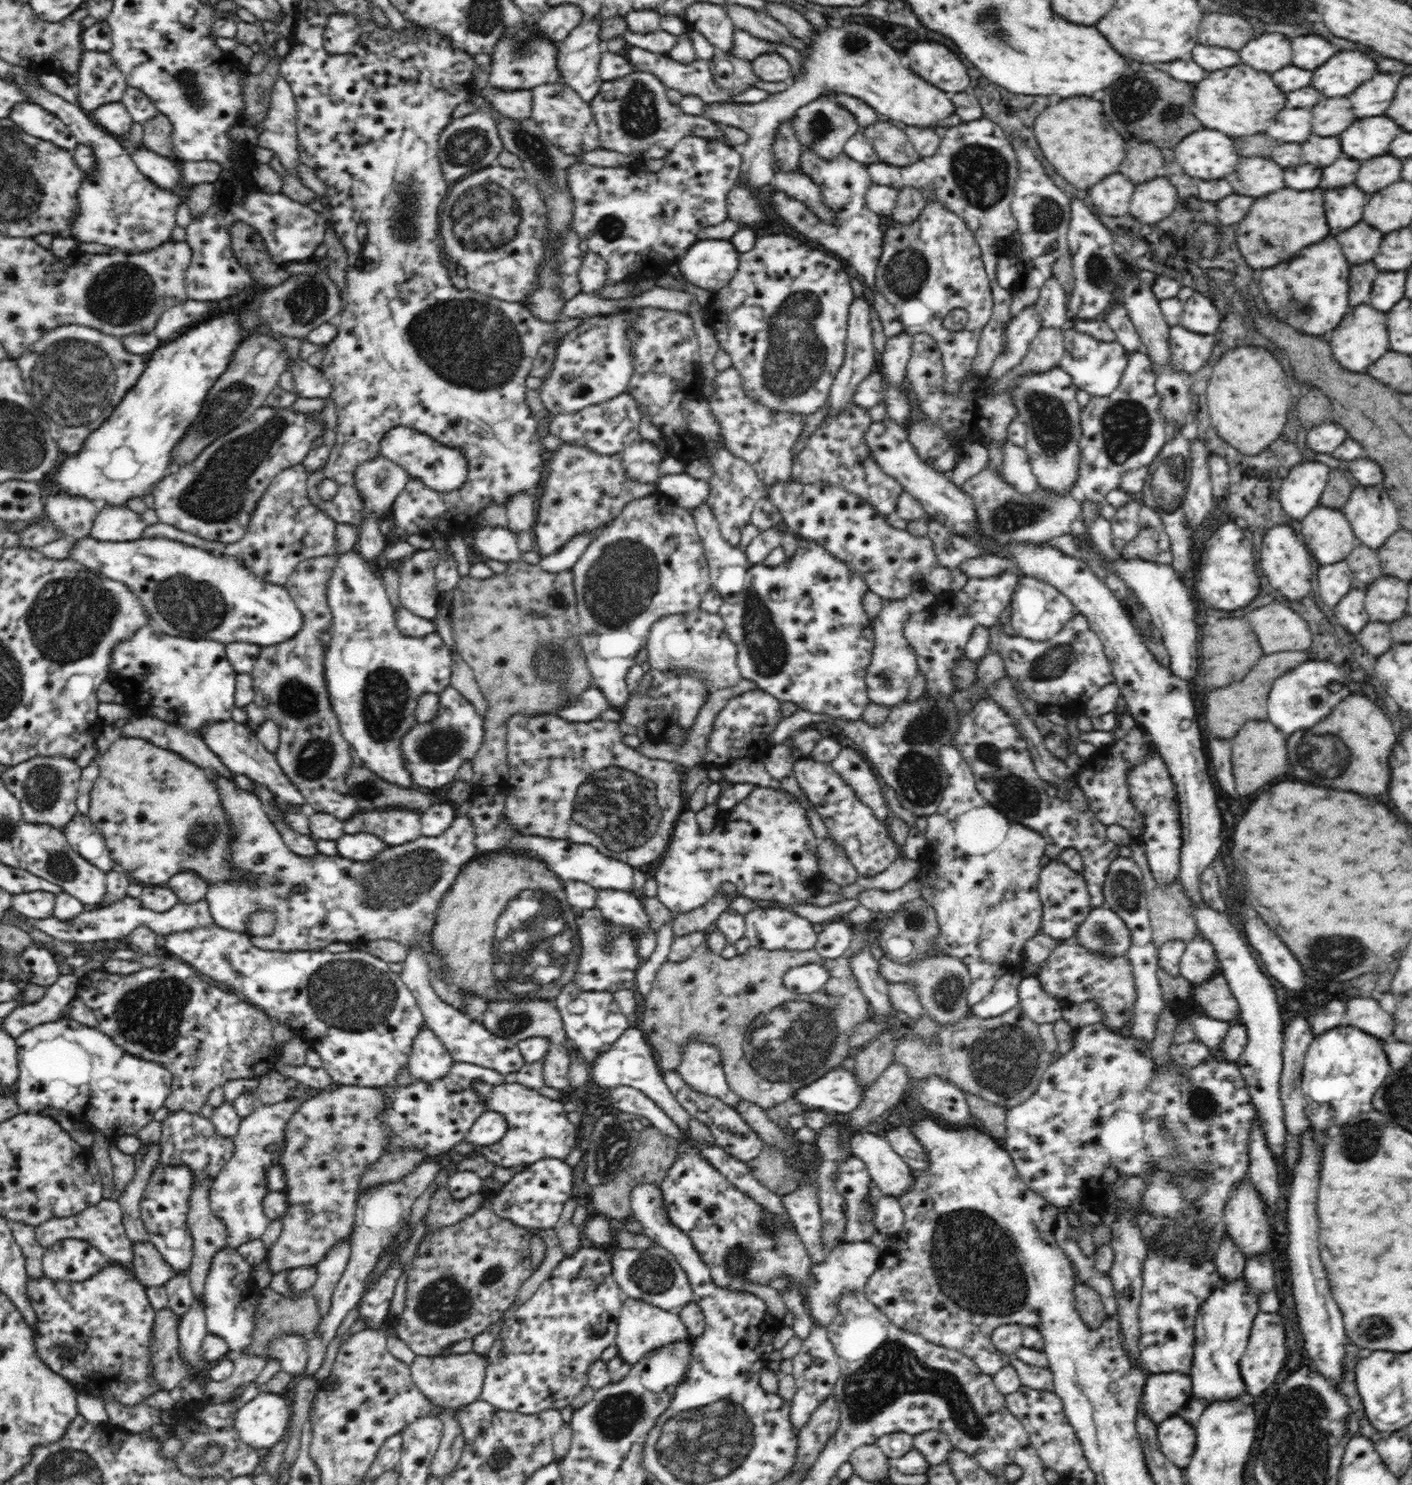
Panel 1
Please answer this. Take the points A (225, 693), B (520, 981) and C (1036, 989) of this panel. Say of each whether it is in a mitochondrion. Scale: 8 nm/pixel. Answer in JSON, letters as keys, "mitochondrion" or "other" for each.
{"A":"other","B":"mitochondrion","C":"other"}

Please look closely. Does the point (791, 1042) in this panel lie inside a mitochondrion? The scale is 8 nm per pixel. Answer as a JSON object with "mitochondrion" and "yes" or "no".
{"mitochondrion":"yes"}

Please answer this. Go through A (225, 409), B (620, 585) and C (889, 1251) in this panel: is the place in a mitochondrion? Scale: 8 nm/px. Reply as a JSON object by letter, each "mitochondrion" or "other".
{"A":"mitochondrion","B":"mitochondrion","C":"other"}

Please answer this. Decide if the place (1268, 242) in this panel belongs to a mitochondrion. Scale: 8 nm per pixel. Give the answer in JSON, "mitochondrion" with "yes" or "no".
{"mitochondrion":"no"}

